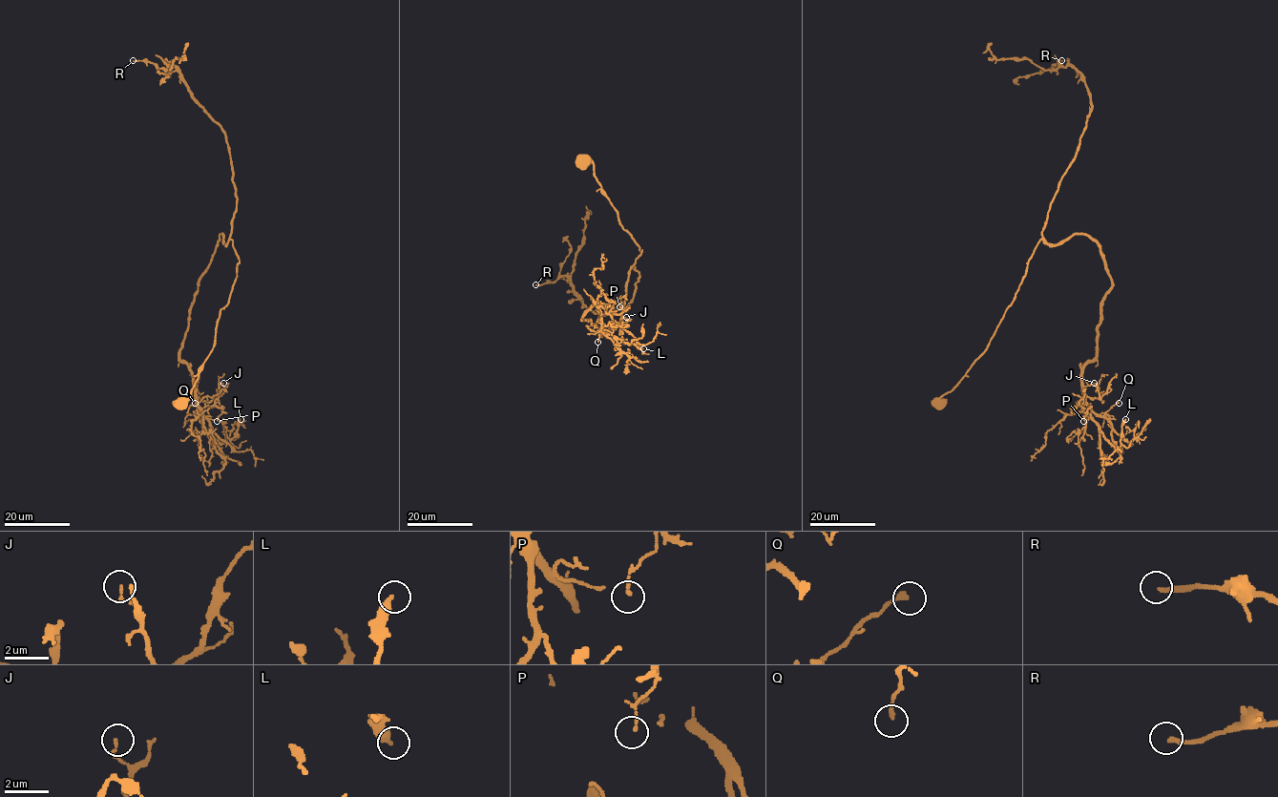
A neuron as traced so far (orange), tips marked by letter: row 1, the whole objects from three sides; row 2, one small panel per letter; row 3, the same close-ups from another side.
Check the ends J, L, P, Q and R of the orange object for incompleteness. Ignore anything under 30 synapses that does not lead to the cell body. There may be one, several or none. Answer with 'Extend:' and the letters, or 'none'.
Extend: R

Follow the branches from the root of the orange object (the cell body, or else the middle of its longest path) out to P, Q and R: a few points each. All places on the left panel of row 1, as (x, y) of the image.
P: (183, 403), (237, 274), (233, 241), (222, 235), (179, 355), (195, 403), (217, 406), (217, 421)
Q: (183, 403), (237, 274), (233, 241), (222, 235), (179, 355), (195, 403)
R: (183, 403), (215, 344), (219, 311), (237, 274), (232, 161), (222, 128), (177, 70), (133, 60)

